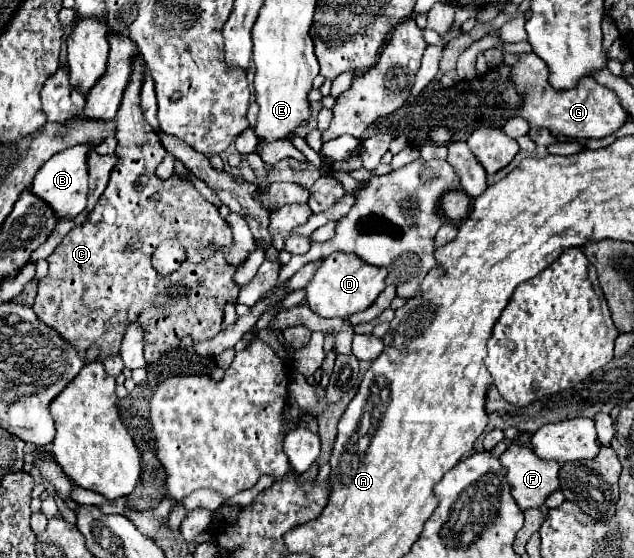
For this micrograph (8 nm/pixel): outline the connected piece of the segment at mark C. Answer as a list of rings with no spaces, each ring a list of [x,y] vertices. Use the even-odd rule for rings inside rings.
[[[137,53],[133,57],[127,91],[123,93],[123,101],[115,117],[119,163],[111,173],[109,185],[103,191],[99,205],[95,205],[95,209],[89,213],[89,221],[81,227],[73,227],[63,237],[61,245],[49,255],[49,273],[39,281],[39,293],[33,305],[37,317],[45,325],[53,327],[71,345],[75,345],[81,359],[85,359],[85,351],[93,343],[101,347],[99,361],[109,355],[119,355],[125,325],[129,321],[137,321],[145,329],[145,359],[147,363],[155,363],[165,351],[175,349],[185,335],[191,335],[197,343],[215,337],[221,331],[223,305],[227,301],[235,303],[239,295],[239,287],[231,281],[237,269],[225,263],[223,253],[203,251],[209,245],[217,249],[231,245],[231,229],[227,221],[221,219],[217,207],[207,203],[205,197],[191,183],[179,181],[175,175],[169,181],[161,181],[155,177],[155,169],[165,157],[165,149],[157,131],[147,125],[139,109],[139,89],[143,83],[143,73],[145,65]],[[167,239],[179,241],[187,249],[187,259],[177,273],[161,277],[151,265],[151,255],[155,247]]]

